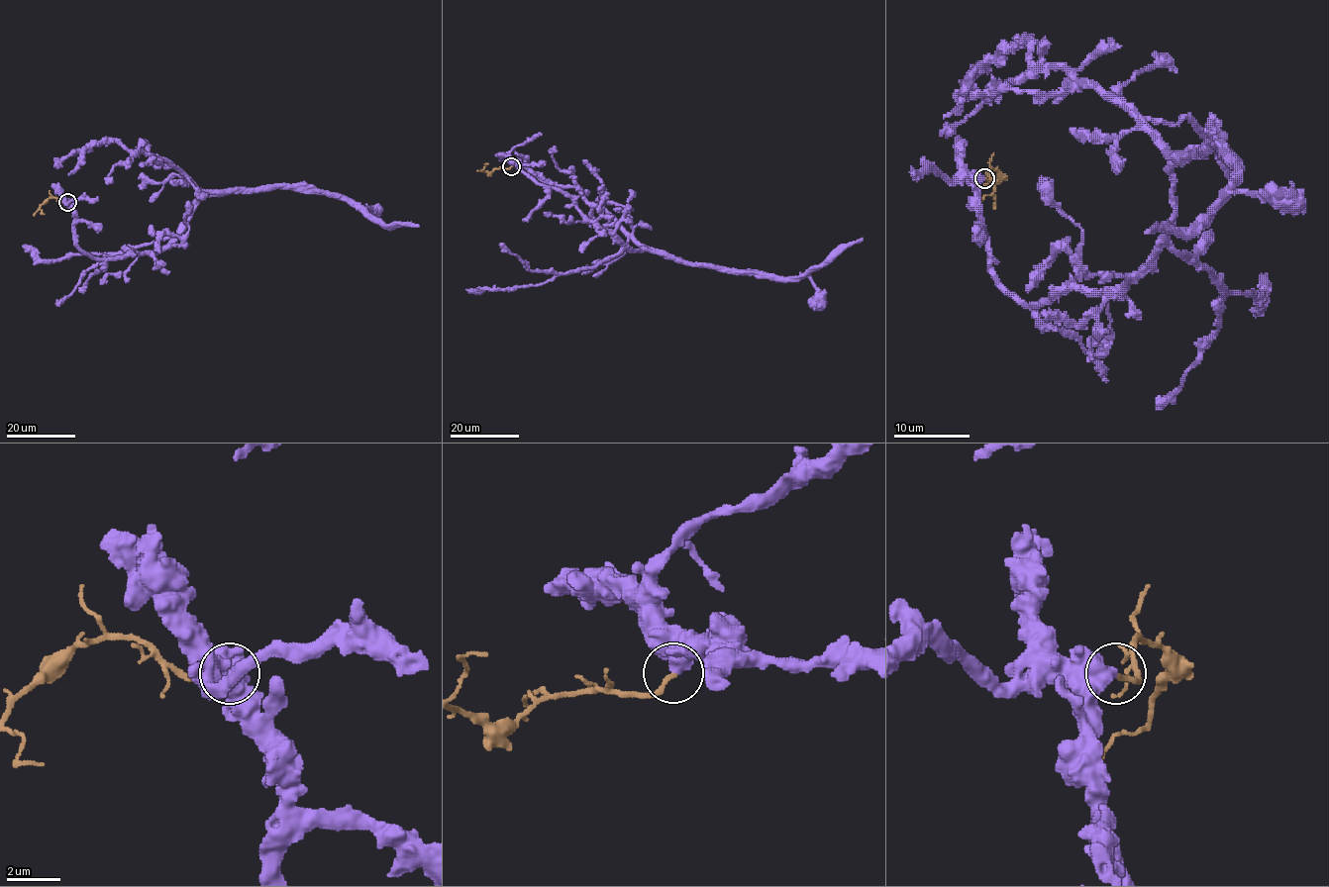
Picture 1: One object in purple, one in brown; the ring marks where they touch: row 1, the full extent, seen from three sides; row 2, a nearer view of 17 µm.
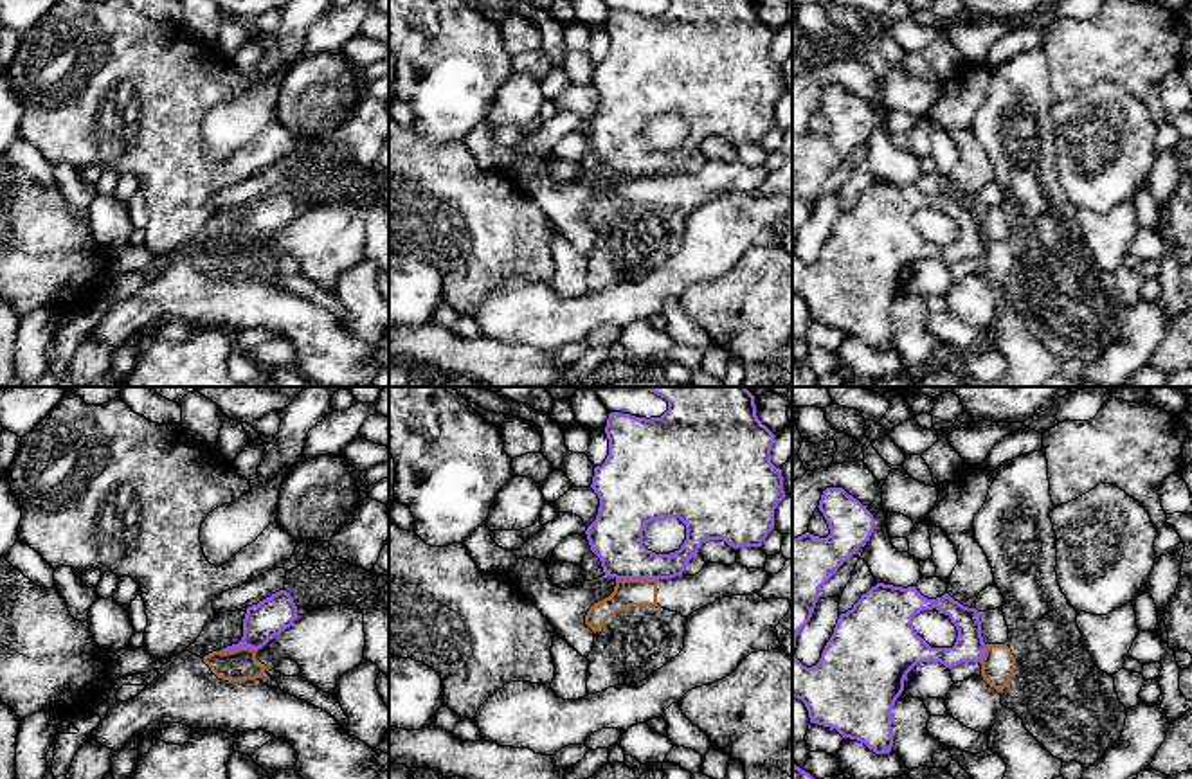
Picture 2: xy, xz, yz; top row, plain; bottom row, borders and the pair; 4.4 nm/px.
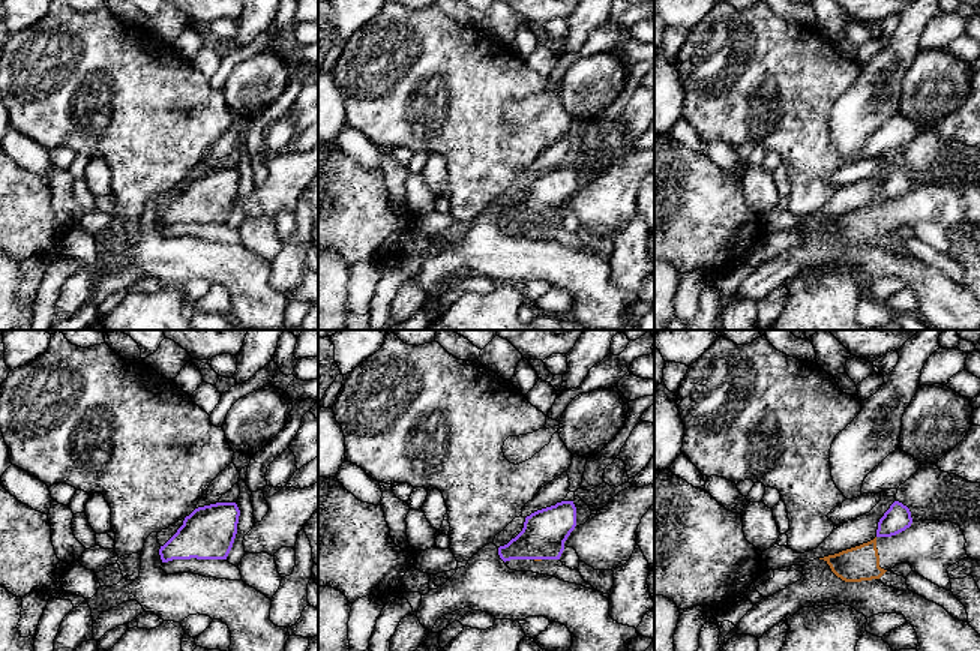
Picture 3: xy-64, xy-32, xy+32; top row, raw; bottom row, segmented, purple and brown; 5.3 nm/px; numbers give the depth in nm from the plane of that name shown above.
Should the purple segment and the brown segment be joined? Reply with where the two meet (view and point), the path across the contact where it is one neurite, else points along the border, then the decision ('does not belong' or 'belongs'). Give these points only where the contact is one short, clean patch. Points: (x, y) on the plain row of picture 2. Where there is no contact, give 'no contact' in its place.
meets purple in xz at (638, 175); border along xz (616, 175), (658, 177); does not belong

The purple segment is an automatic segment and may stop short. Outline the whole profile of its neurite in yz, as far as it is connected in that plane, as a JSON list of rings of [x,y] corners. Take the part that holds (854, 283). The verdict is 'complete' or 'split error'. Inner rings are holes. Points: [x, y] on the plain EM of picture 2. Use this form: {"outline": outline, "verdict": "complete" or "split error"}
{"outline": [[[826,85],[819,97],[830,131],[826,135],[805,130],[792,135],[792,295],[805,300],[810,320],[835,326],[843,335],[864,340],[875,351],[889,351],[893,344],[891,306],[904,288],[908,270],[922,259],[940,259],[954,264],[962,259],[981,259],[987,241],[976,205],[954,198],[949,191],[936,196],[924,194],[917,184],[877,180],[841,210],[830,237],[816,263],[803,263],[796,252],[796,234],[810,218],[819,185],[859,144],[864,144],[875,126],[873,112],[843,85]],[[936,205],[958,227],[953,245],[931,245],[913,225],[920,209]]], "verdict": "complete"}

